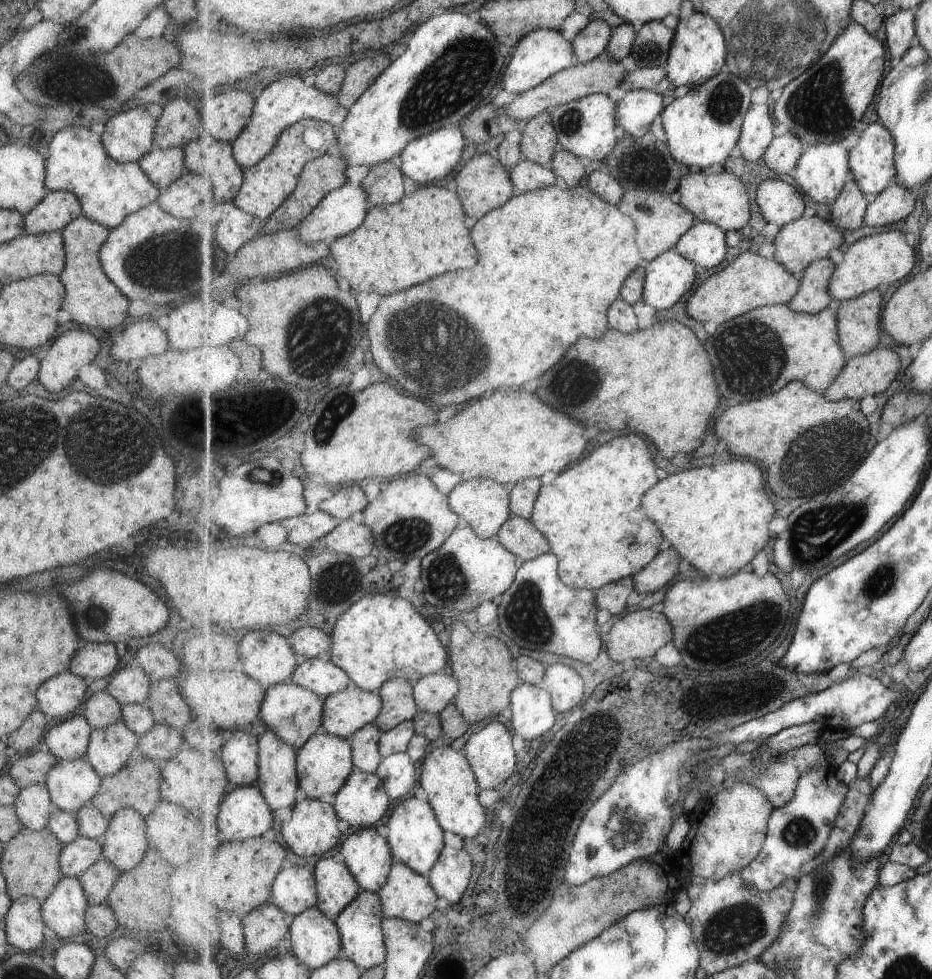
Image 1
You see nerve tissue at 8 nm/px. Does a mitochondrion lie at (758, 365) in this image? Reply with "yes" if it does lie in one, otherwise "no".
yes

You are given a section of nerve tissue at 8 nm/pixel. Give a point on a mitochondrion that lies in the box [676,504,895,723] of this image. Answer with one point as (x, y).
(733, 622)

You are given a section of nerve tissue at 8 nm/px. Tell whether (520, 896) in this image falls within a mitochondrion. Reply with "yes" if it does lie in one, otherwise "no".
no

